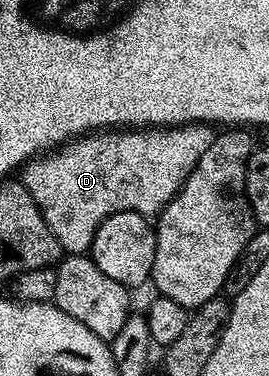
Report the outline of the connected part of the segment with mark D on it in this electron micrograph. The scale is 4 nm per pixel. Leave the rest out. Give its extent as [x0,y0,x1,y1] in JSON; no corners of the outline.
[20,124,215,254]

